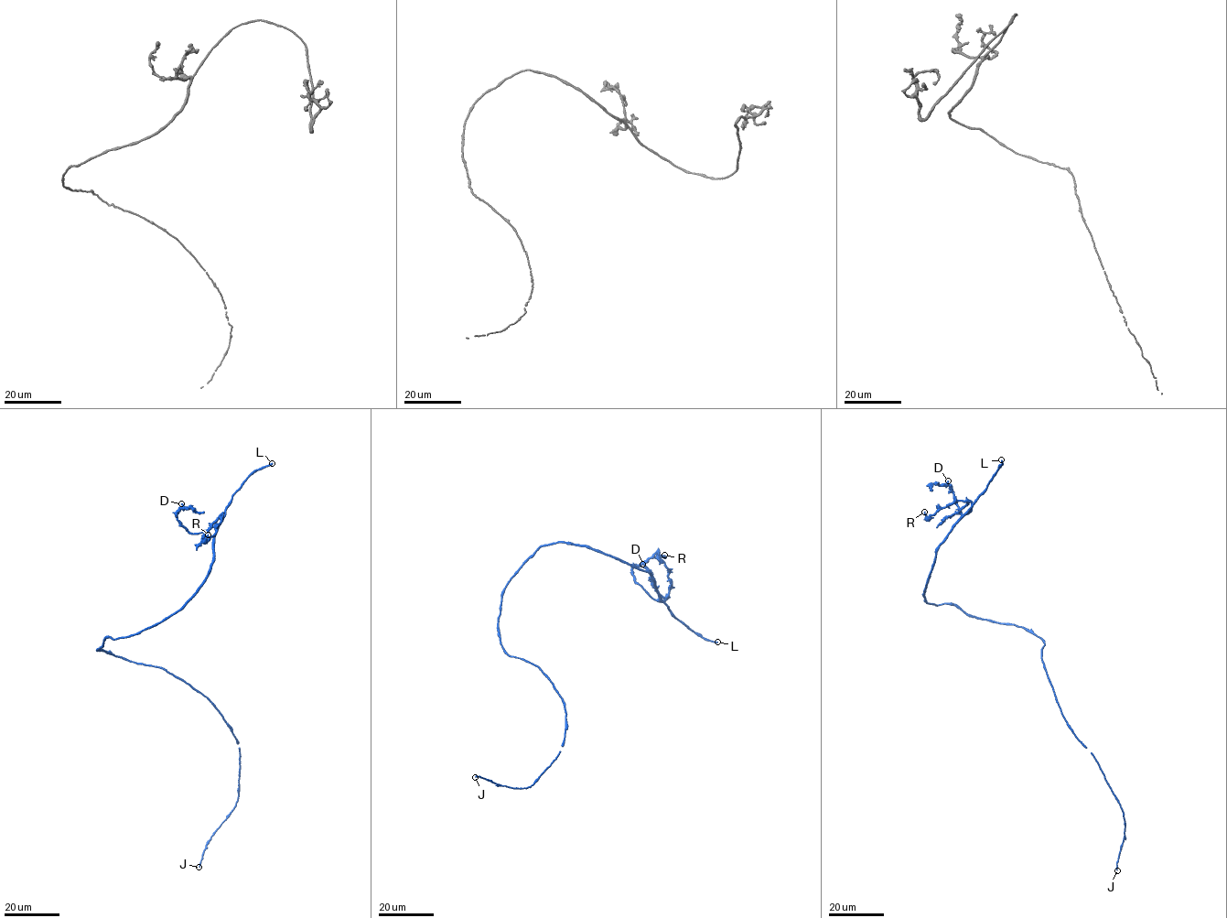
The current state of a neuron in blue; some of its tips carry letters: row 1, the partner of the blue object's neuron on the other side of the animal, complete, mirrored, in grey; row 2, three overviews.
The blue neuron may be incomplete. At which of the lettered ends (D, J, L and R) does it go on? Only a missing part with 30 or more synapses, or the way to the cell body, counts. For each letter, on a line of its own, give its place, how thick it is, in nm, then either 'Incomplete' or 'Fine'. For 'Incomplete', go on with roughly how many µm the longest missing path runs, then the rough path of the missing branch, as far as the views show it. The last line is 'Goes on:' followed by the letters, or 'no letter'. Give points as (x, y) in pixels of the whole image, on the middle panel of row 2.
D: Place: (642, 564). Thickness 200 nm. Fine
J: Place: (475, 777). Thickness 150 nm. Fine
L: Place: (717, 642). Thickness 260 nm. Incomplete. Missing length about 120 µm. Course of what is missing: (717, 642), (752, 644), (780, 636), (794, 615), (789, 577), (812, 561), (808, 547), (804, 570), (791, 593)
R: Place: (664, 555). Thickness 110 nm. Fine
Goes on: L

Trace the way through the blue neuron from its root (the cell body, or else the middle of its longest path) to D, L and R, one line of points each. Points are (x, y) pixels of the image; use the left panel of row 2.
D: (102, 650), (106, 638), (138, 634), (173, 615), (207, 574), (217, 529), (191, 534), (177, 519), (181, 503)
L: (102, 650), (96, 651), (105, 638), (138, 634), (191, 597), (209, 570), (231, 495), (272, 463)
R: (102, 650), (105, 638), (138, 634), (191, 597), (212, 562), (220, 516), (208, 534)

